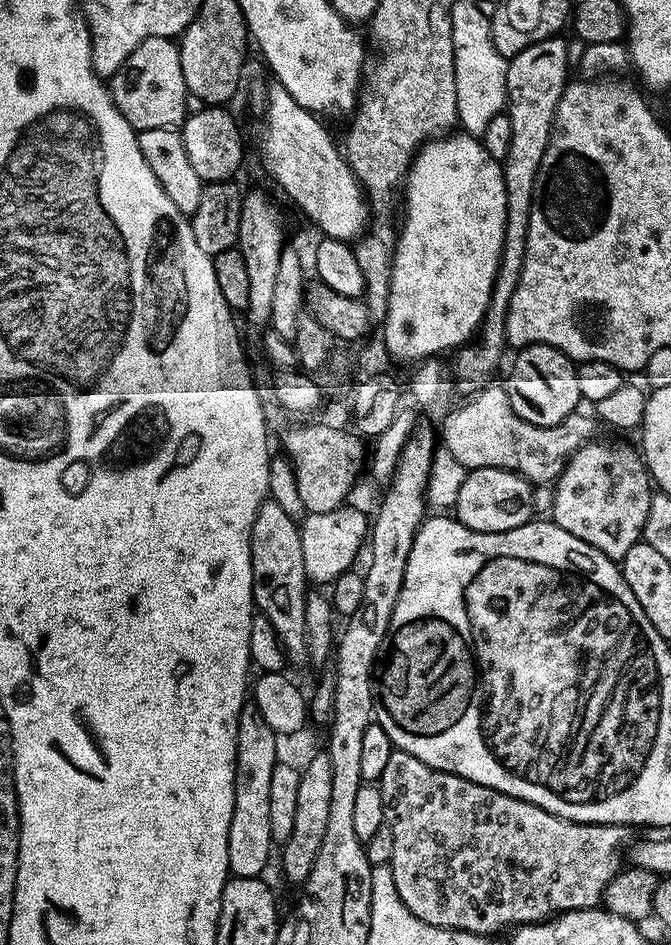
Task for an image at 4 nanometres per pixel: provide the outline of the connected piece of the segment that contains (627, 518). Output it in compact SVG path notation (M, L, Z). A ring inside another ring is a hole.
M593 438L583 444L568 460L568 465L554 482L552 492L552 513L550 519L566 534L574 534L574 538L582 538L594 550L606 554L611 560L623 561L626 550L630 546L641 543L646 518L650 514L650 502L654 495L654 485L644 466L643 455L635 447L628 444L615 444L612 440Z

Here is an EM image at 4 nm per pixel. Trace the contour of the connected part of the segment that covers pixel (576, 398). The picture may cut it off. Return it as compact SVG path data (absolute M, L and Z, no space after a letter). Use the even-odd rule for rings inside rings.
M530 344L527 348L519 349L515 355L516 361L512 364L512 373L508 376L506 387L510 406L514 406L514 414L518 414L518 418L526 422L534 422L534 426L554 426L562 422L562 418L566 418L581 407L577 365L569 356L562 354L562 350L545 344Z

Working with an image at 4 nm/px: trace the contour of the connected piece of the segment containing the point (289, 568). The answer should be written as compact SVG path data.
M271 498L258 506L250 534L252 555L252 599L259 615L265 616L274 626L276 636L289 661L303 661L307 657L306 596L310 581L302 562L302 538L299 523L278 502Z

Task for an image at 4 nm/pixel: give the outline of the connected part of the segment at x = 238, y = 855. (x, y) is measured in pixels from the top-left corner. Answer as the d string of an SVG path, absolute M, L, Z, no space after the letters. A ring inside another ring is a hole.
M245 703L238 718L234 814L230 818L228 835L228 871L234 876L260 876L272 856L274 841L270 834L270 778L278 763L276 743L276 732L266 726L266 718L258 714L256 705Z

